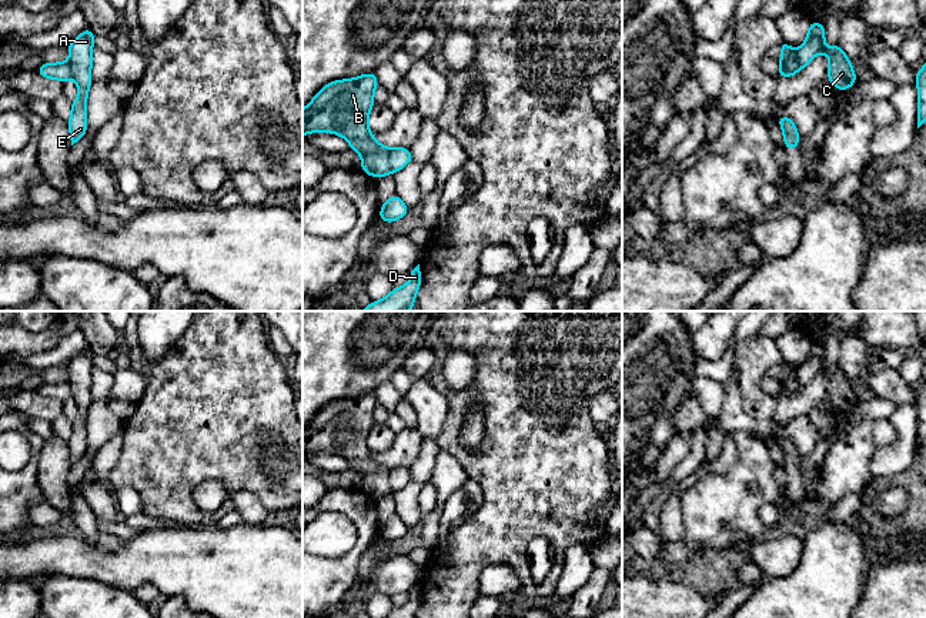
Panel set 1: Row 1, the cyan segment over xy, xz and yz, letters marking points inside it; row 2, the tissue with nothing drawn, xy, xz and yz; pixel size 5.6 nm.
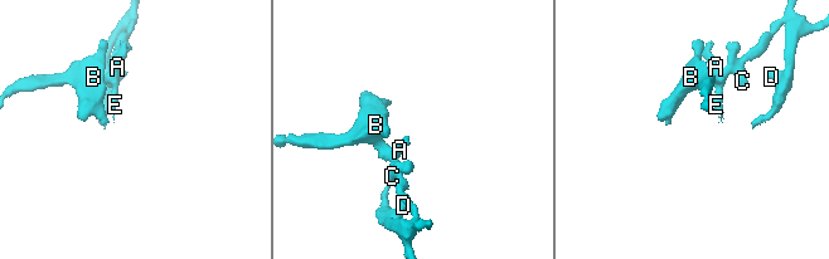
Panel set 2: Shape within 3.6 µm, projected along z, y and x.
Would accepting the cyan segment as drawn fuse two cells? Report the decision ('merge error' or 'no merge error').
merge error

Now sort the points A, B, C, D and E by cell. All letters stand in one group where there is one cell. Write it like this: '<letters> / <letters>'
A E / B C D

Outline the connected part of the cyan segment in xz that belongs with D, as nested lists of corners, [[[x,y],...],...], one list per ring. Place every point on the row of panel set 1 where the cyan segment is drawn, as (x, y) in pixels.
[[[419,264],[411,271],[411,278],[400,288],[392,288],[391,293],[378,301],[372,301],[361,311],[409,311],[414,308],[415,295],[421,287]]]

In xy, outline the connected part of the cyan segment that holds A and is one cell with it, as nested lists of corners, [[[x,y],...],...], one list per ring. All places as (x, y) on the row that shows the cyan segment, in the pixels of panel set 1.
[[[87,27],[80,36],[68,43],[68,66],[71,77],[77,83],[78,94],[71,101],[71,116],[67,121],[70,130],[71,146],[87,133],[87,96],[91,84],[91,63],[94,34]]]

